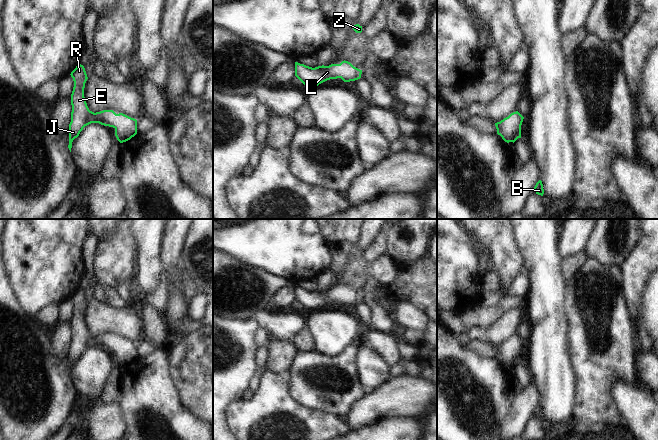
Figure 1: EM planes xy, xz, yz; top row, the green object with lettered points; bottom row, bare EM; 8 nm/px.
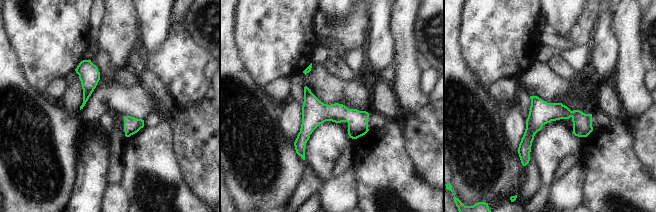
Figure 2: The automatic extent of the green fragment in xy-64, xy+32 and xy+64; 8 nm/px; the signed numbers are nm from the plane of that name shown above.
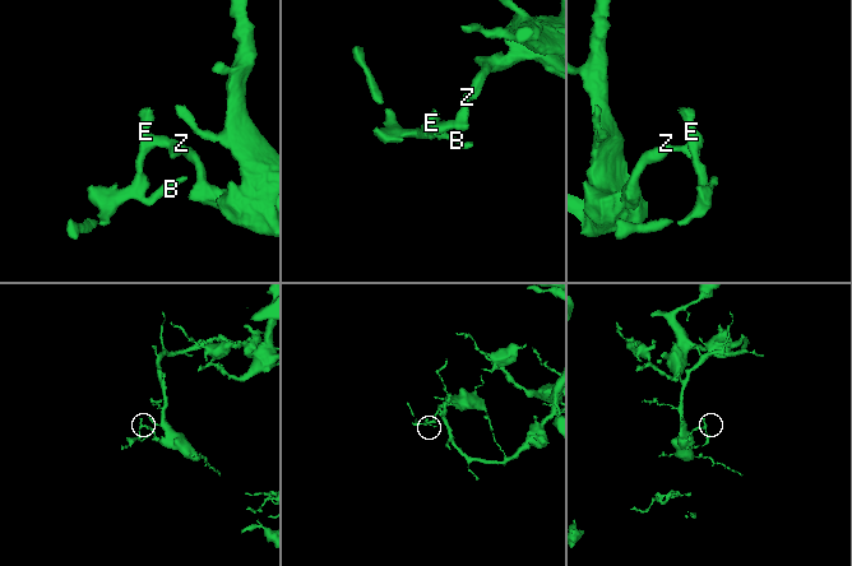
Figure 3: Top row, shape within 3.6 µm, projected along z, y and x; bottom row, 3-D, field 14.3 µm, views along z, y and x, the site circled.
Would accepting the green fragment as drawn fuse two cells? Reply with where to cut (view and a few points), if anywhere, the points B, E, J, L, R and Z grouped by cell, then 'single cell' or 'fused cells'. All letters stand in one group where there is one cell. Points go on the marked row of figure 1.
cut none; groups B E J L R Z; single cell

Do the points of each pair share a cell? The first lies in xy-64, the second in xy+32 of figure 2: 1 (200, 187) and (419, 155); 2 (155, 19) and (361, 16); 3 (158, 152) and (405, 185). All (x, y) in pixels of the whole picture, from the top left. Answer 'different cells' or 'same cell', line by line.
1: same cell
2: different cells
3: same cell

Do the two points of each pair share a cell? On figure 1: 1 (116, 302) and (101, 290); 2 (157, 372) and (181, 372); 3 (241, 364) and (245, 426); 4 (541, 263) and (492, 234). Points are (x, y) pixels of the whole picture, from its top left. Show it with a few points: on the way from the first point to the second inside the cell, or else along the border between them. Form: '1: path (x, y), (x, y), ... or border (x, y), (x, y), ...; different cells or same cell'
1: path (112, 299), (105, 294); same cell
2: border (165, 349), (168, 355), (169, 375), (178, 394); different cells
3: border (241, 398), (233, 401), (226, 408), (226, 416); different cells
4: border (513, 229), (513, 235), (524, 257), (525, 265); different cells

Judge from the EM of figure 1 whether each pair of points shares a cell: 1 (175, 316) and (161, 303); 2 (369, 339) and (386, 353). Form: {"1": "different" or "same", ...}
{"1": "different", "2": "same"}

